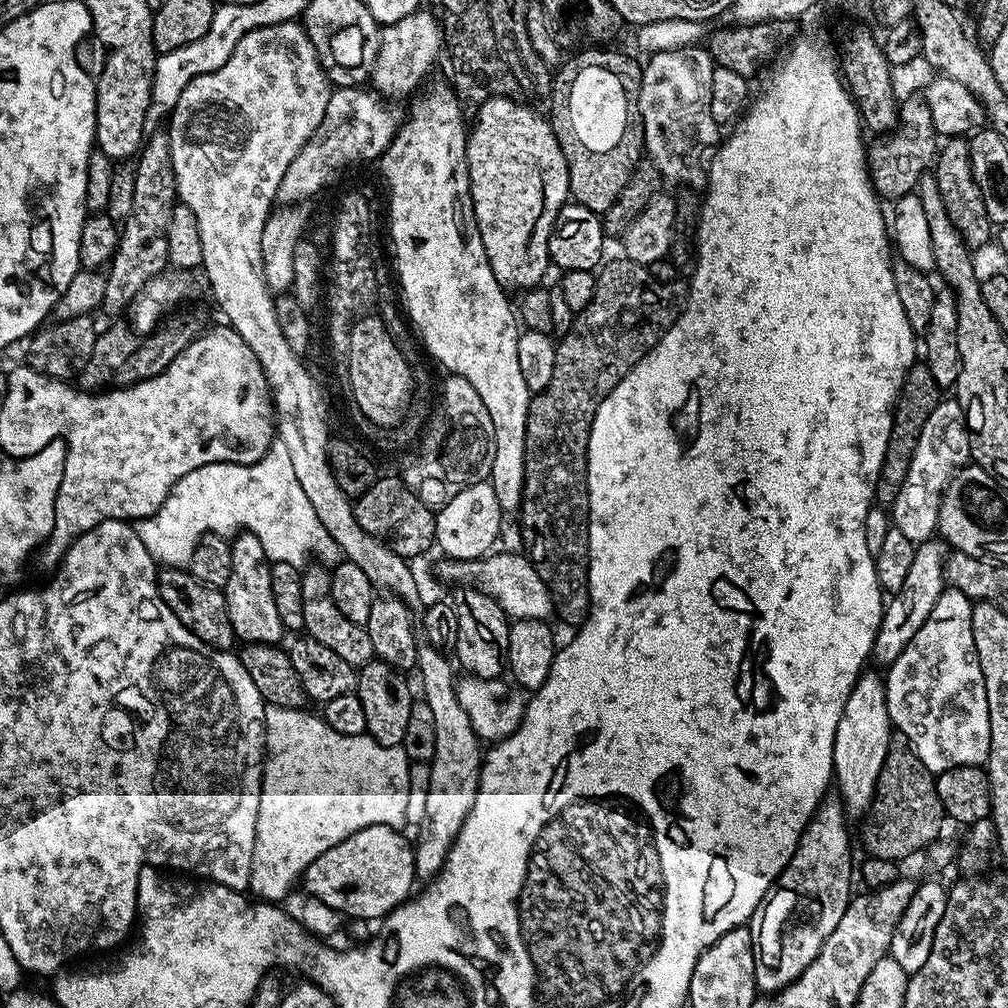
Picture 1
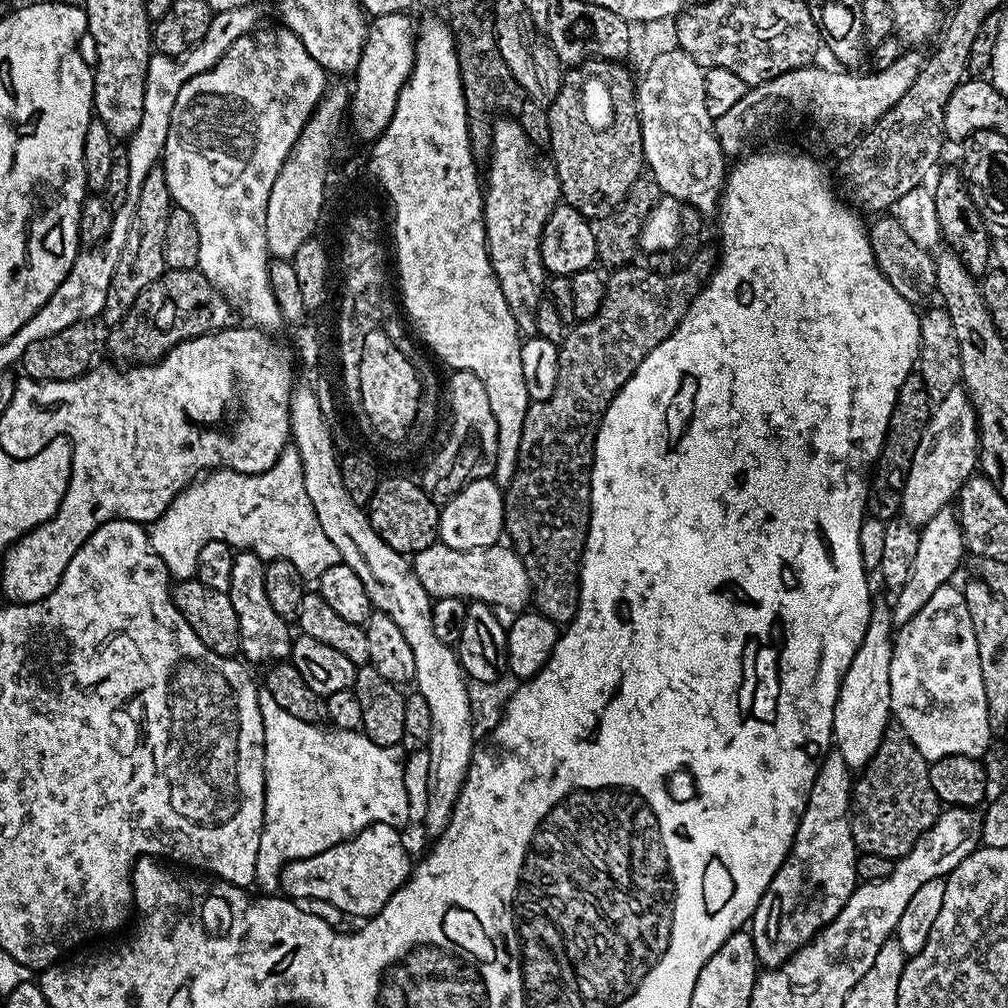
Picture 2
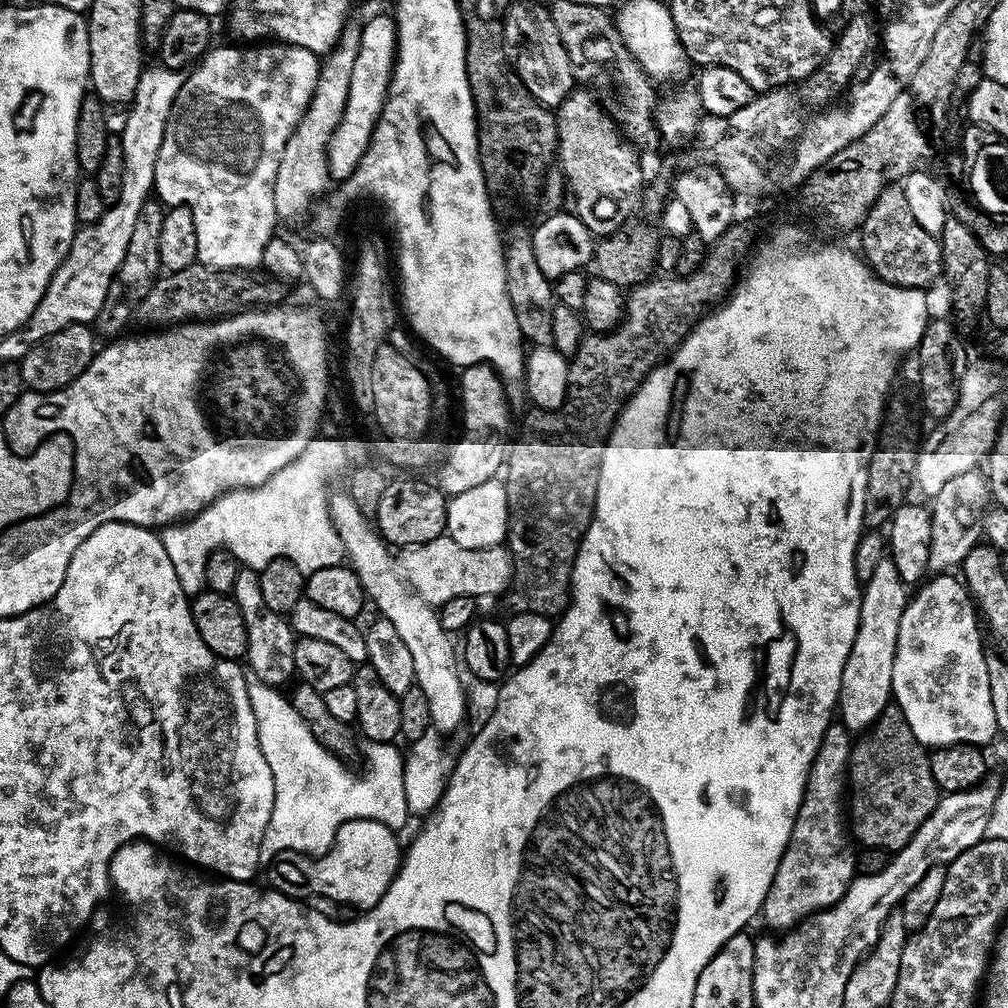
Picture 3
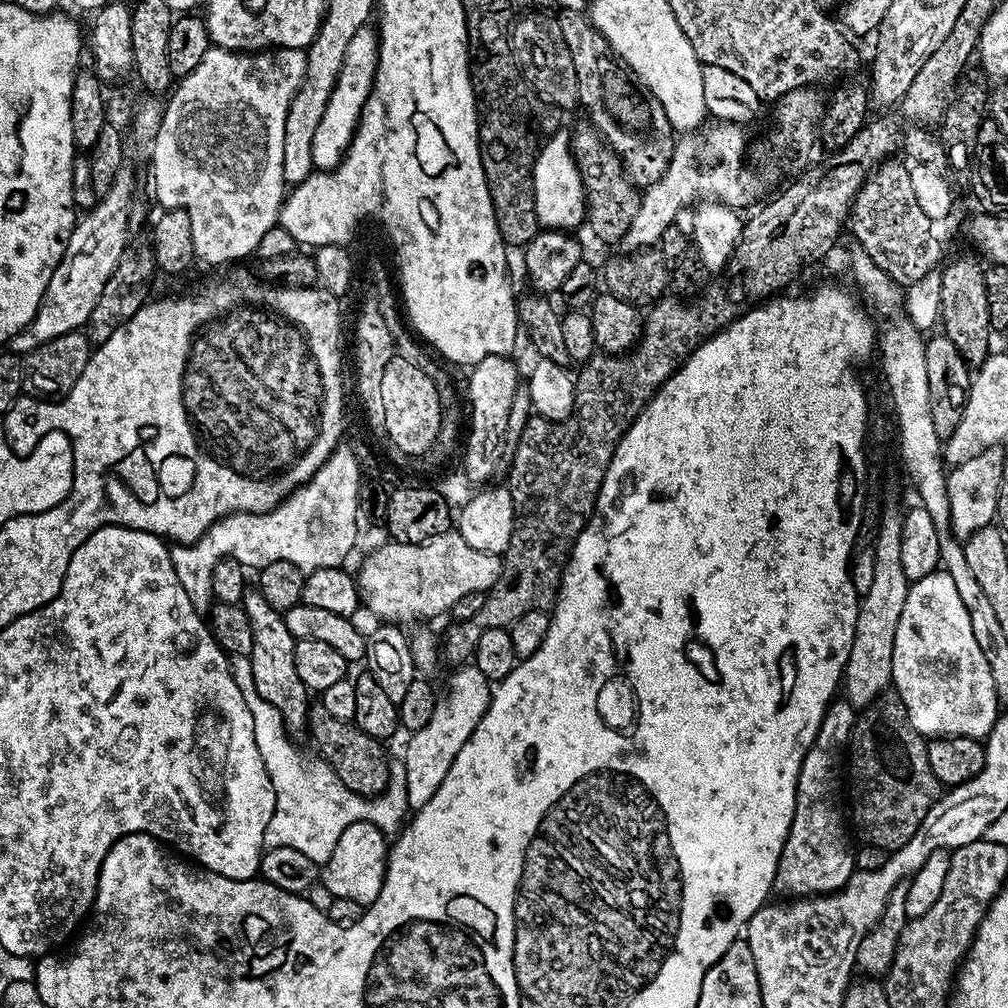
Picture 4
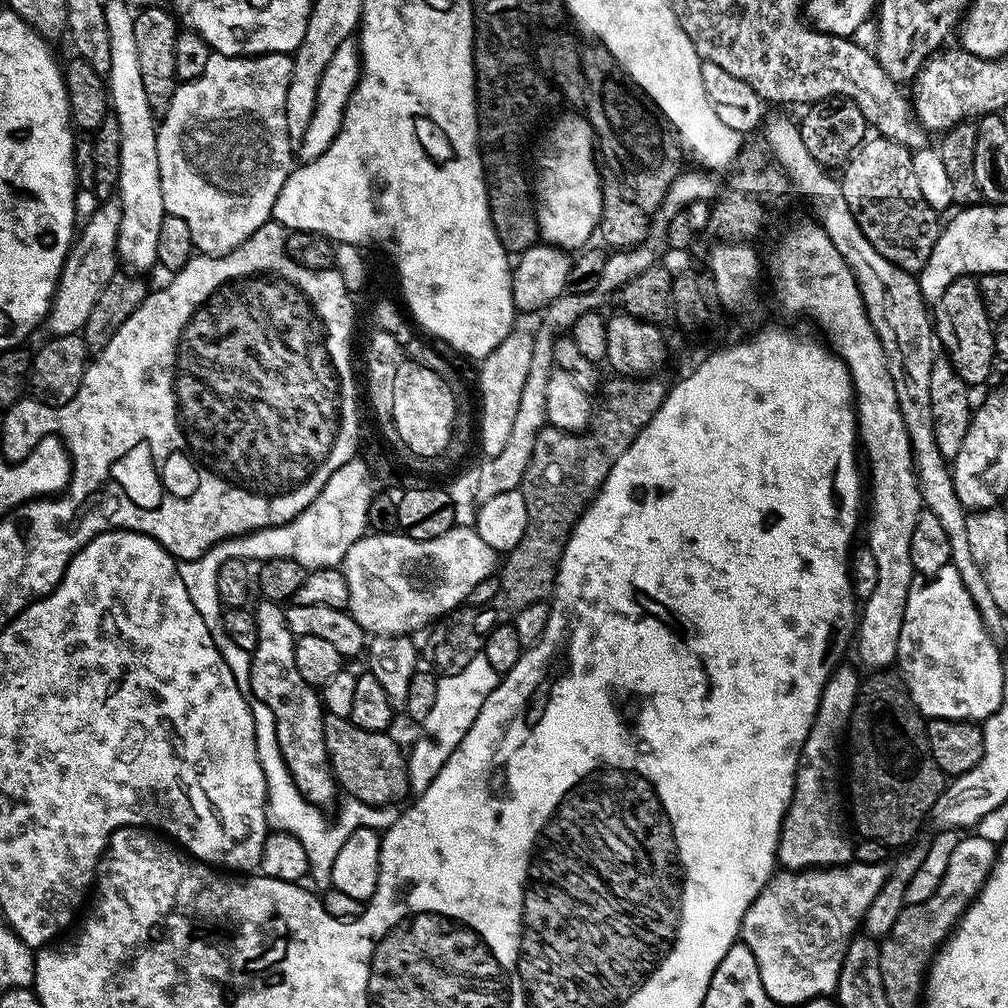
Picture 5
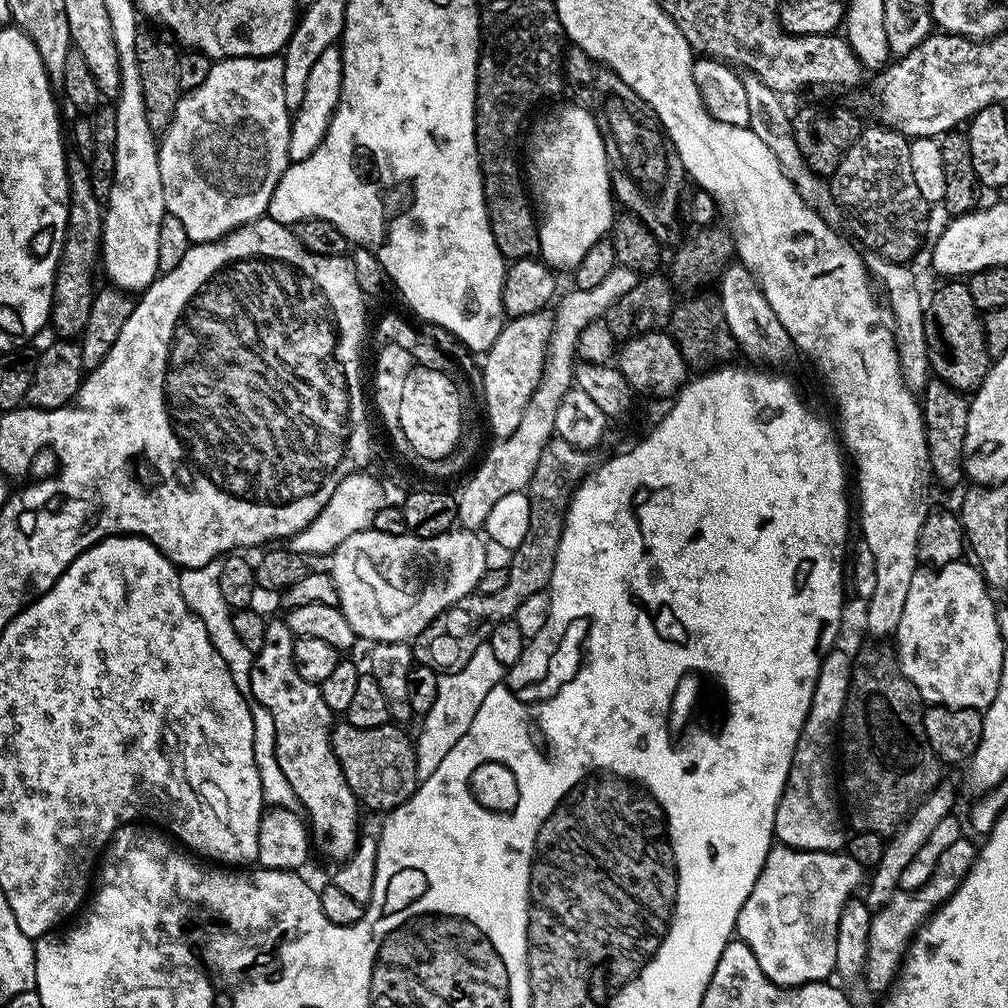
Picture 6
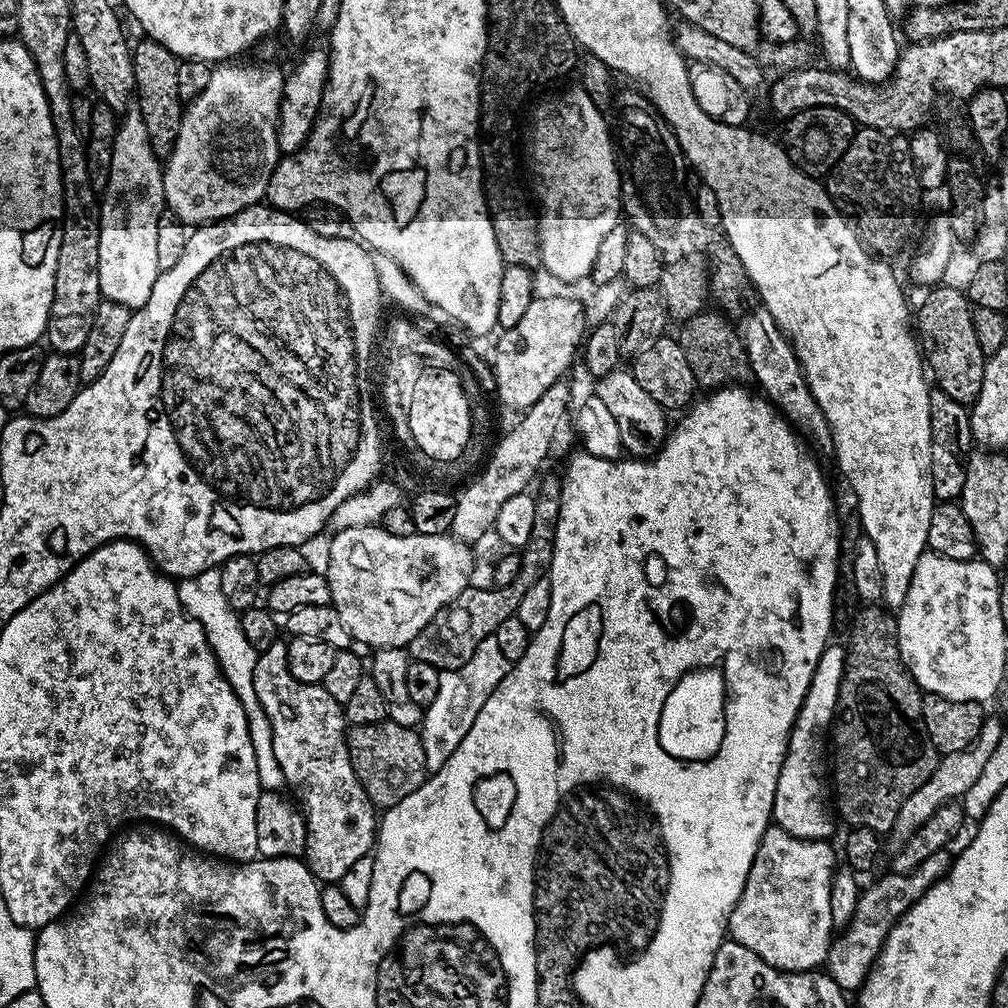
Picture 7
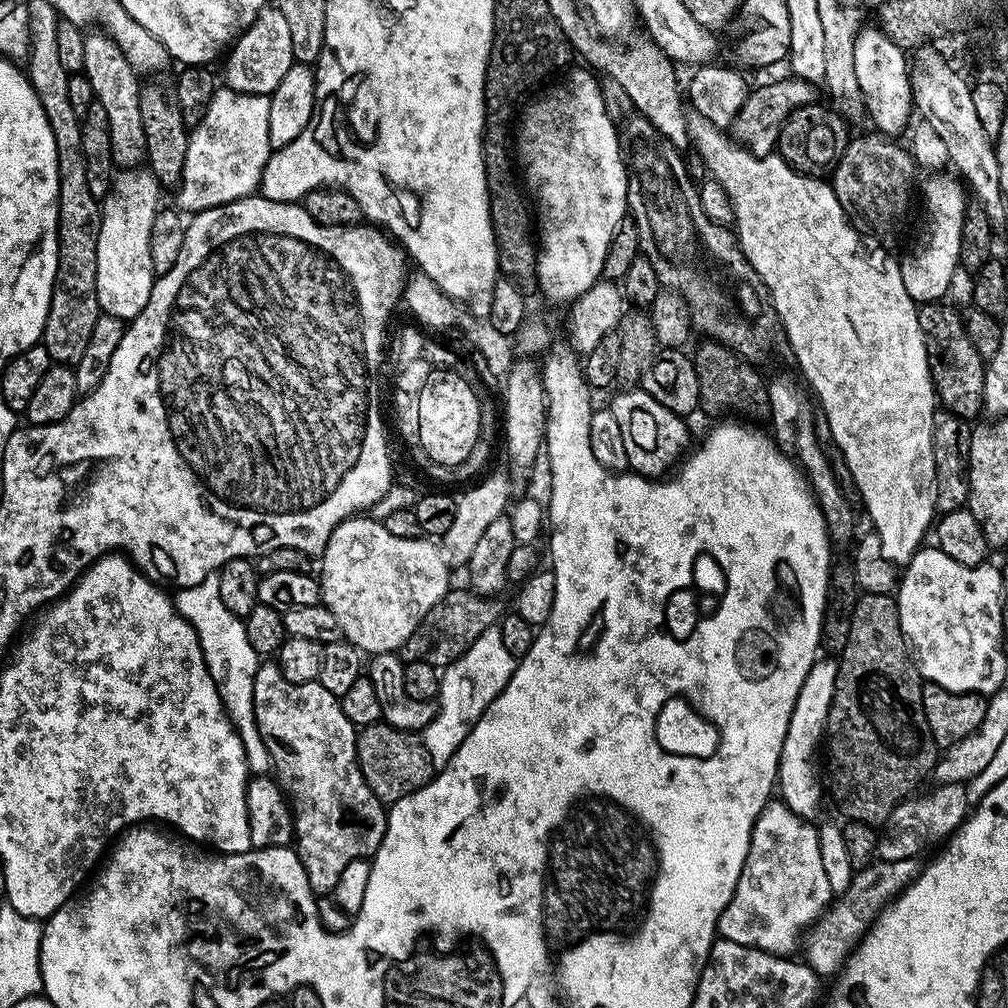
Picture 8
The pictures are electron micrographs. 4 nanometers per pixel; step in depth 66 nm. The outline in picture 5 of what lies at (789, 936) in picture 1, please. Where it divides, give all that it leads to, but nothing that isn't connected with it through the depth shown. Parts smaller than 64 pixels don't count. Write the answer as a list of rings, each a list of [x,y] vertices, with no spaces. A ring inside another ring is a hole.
[[[842,662],[832,672],[822,690],[822,698],[818,702],[818,710],[814,714],[814,722],[810,726],[810,734],[806,734],[806,742],[800,751],[796,763],[796,781],[792,791],[792,800],[784,811],[784,821],[780,827],[780,841],[776,844],[776,859],[784,870],[803,870],[806,868],[838,868],[849,863],[854,856],[854,844],[848,841],[849,829],[846,827],[846,812],[840,809],[842,800],[842,741],[848,731],[848,723],[856,705],[859,692],[860,677],[855,670]]]

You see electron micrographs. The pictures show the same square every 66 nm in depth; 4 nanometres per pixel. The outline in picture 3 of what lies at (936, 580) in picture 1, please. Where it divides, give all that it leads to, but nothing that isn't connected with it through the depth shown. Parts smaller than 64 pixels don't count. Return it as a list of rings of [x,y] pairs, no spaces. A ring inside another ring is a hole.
[[[980,470],[958,474],[958,478],[946,482],[946,486],[942,486],[942,490],[931,497],[932,541],[929,544],[928,567],[933,573],[948,574],[963,565],[966,554],[970,554],[970,550],[978,543],[980,532],[977,524],[989,502],[988,478]]]

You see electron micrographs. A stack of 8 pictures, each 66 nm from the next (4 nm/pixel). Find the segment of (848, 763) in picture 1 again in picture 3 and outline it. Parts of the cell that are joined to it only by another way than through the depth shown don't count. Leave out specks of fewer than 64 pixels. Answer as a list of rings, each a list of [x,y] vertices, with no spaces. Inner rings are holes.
[[[888,558],[874,566],[870,580],[862,584],[858,634],[850,646],[850,658],[842,670],[837,711],[840,722],[851,733],[858,734],[870,728],[878,714],[889,707],[894,674],[894,654],[898,644],[898,622],[910,599],[909,585],[899,578],[898,570]]]

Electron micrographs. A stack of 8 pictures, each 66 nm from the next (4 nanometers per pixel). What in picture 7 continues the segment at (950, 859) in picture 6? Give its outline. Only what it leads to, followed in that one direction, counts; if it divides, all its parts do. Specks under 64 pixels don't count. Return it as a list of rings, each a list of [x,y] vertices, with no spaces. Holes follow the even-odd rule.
[[[941,850],[930,854],[921,864],[915,868],[904,870],[892,870],[889,876],[884,876],[881,880],[873,882],[869,888],[865,887],[860,893],[860,901],[856,903],[856,912],[852,915],[852,920],[846,925],[846,932],[853,936],[852,944],[852,962],[858,968],[863,970],[871,969],[875,959],[880,955],[880,949],[884,946],[884,939],[888,932],[897,922],[904,917],[908,907],[926,890],[930,885],[935,884],[950,867],[950,856],[947,851]]]

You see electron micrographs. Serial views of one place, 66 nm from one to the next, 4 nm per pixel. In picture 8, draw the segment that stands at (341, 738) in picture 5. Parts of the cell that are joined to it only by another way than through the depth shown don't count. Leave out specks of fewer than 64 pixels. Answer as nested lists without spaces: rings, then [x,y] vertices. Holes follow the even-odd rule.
[[[383,722],[363,725],[356,738],[356,761],[360,763],[366,782],[372,792],[382,802],[401,800],[402,772],[412,772],[420,782],[432,778],[434,769],[432,759],[426,750],[423,739],[415,732],[403,732],[401,728],[392,728]]]

